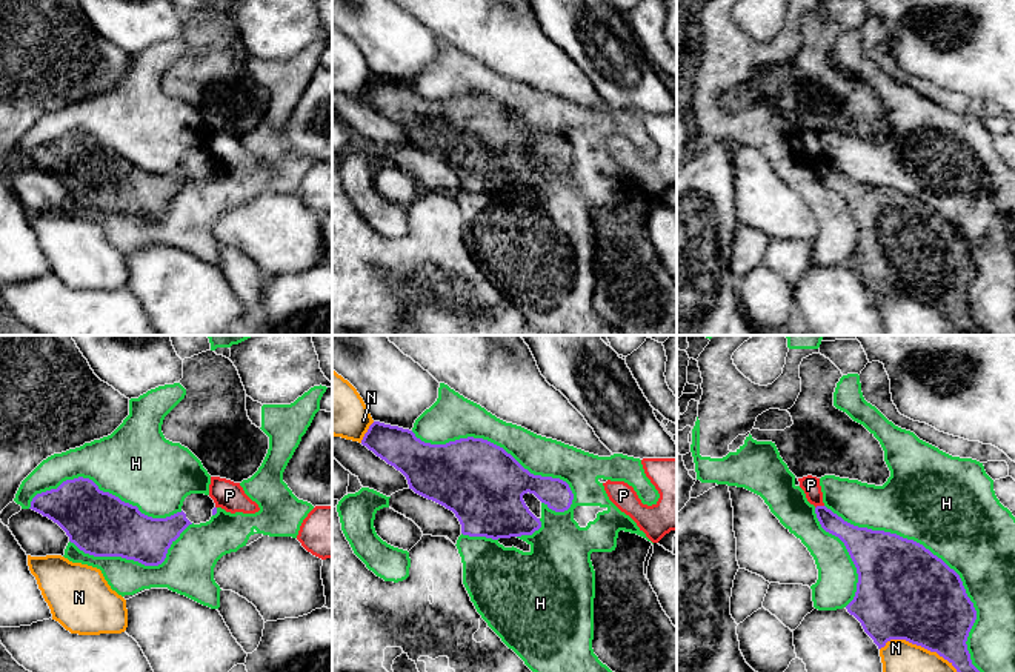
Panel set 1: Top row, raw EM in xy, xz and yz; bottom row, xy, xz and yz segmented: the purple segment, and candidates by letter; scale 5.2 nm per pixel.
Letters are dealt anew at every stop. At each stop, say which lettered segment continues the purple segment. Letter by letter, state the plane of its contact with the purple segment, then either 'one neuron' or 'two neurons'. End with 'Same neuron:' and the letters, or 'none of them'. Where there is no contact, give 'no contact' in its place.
H: meets purple in yz; two neurons
N: meets purple in yz; two neurons
P: meets purple in yz; two neurons
Same neuron: none of them

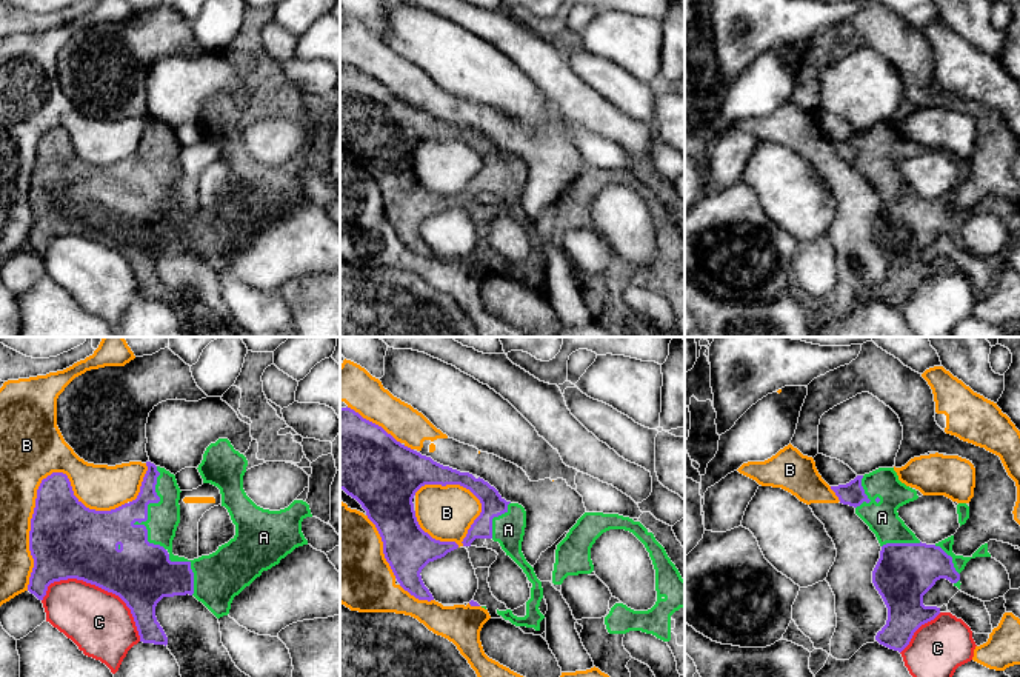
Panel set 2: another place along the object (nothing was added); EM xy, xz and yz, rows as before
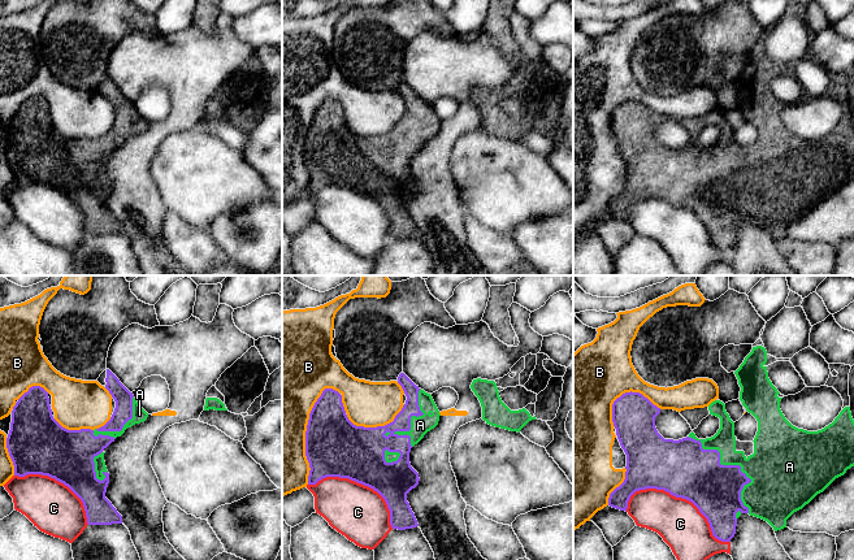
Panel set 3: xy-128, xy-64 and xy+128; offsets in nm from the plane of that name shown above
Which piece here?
A: meets purple in xy; one neuron
B: meets purple in xy; two neurons
C: meets purple in xy; two neurons
Same neuron: A

